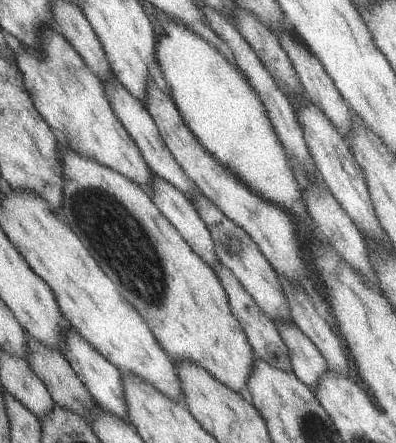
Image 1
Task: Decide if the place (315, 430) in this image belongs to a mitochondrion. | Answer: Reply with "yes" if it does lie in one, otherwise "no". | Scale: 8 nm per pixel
yes

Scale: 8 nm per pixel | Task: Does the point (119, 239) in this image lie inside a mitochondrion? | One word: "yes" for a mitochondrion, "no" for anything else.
yes

